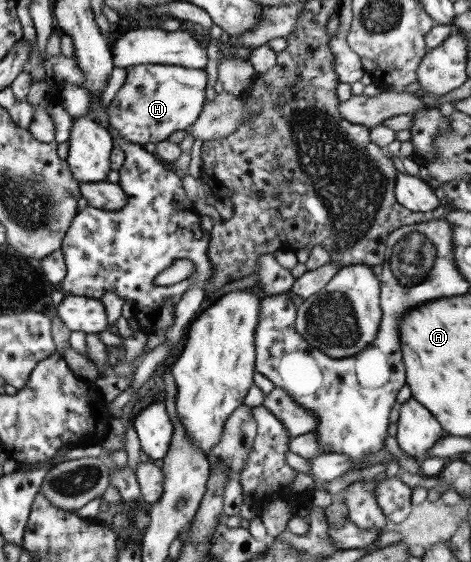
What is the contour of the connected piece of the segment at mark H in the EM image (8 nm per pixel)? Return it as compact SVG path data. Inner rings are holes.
M142 63L126 70L126 78L106 106L108 123L114 135L128 143L144 146L145 143L164 141L173 131L191 126L204 104L206 71L186 67Z

